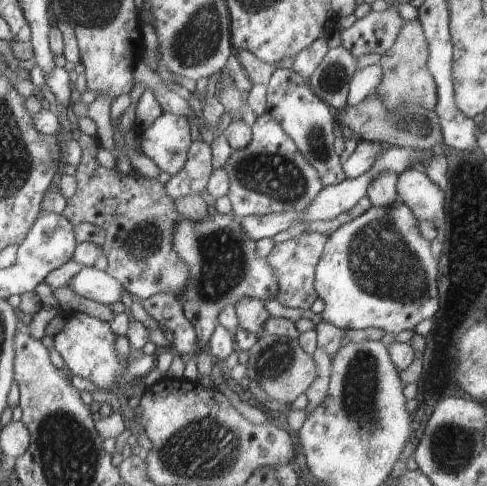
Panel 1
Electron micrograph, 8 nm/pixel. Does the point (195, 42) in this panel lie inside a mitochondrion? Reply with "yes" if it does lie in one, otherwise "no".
yes

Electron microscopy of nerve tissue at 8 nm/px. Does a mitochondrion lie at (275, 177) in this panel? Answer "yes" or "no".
yes

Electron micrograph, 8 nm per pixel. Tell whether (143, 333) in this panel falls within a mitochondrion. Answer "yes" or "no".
no

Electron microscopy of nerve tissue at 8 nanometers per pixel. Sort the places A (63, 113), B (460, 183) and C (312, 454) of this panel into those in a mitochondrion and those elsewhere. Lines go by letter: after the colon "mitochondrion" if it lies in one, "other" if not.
A: other
B: other
C: other

